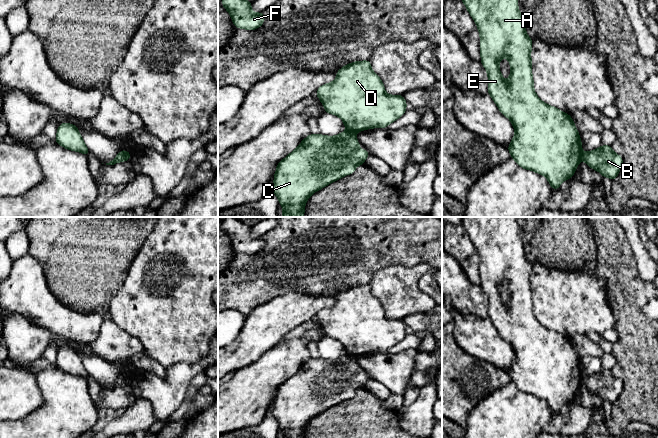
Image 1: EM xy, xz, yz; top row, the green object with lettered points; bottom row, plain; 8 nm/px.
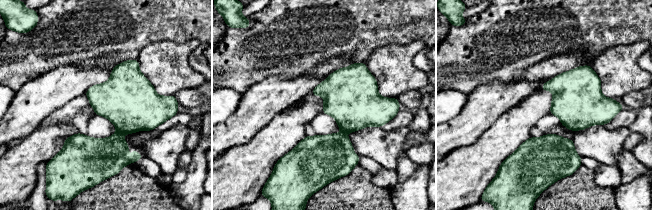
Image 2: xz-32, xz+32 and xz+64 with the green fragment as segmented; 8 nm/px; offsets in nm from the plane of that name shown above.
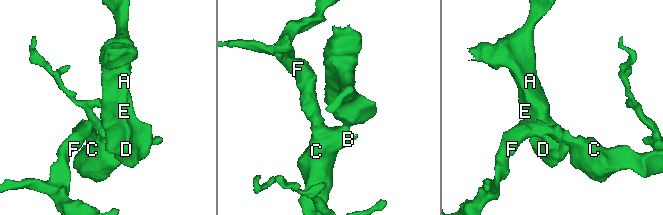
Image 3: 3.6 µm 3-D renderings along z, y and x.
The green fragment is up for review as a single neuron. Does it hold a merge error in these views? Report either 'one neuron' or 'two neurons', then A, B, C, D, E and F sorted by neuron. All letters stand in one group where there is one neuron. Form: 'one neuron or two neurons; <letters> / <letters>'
two neurons; A D E / B C F

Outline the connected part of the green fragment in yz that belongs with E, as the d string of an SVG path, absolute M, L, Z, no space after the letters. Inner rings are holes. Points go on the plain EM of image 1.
M462 217L462 224L471 241L475 245L480 258L480 286L487 295L489 302L488 318L492 321L499 335L510 343L515 358L507 371L516 387L523 393L539 397L547 402L550 410L557 414L564 404L573 401L574 396L582 384L582 367L573 343L554 330L547 329L539 323L534 315L532 301L532 263L527 259L525 246L518 233L516 217ZM508 282L511 291L509 303L505 305L499 294L499 286Z

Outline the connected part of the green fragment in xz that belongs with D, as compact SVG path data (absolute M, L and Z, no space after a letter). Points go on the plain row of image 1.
M369 284L356 285L337 295L333 306L315 317L327 337L338 340L352 357L386 352L407 334L402 319L388 319Z

